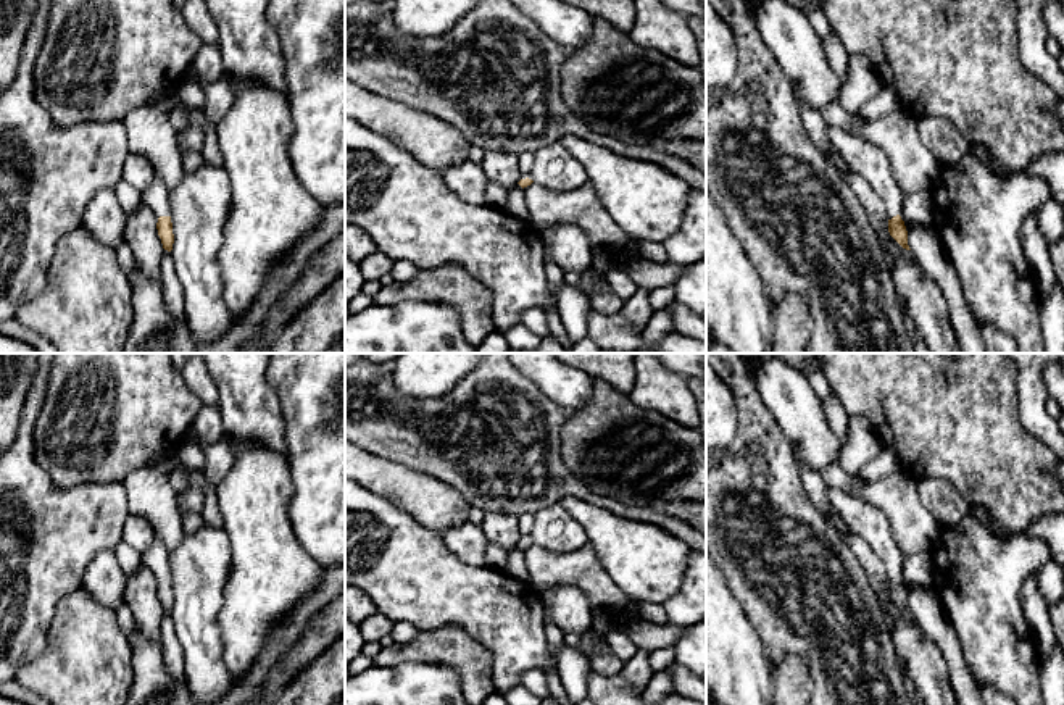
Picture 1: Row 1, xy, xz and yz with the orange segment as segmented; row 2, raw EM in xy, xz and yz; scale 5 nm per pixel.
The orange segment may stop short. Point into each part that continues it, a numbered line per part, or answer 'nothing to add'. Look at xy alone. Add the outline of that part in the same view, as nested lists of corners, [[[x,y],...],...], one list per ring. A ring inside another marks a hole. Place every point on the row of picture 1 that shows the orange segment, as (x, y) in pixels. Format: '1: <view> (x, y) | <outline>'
1: xy (157, 196) | [[[153,176],[150,187],[142,194],[142,202],[153,210],[156,218],[160,218],[171,216],[168,198],[168,187],[156,176]]]

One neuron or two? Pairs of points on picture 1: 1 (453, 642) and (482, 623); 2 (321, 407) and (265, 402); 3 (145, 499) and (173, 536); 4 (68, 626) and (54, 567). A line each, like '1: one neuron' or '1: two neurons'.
1: two neurons
2: two neurons
3: one neuron
4: two neurons

